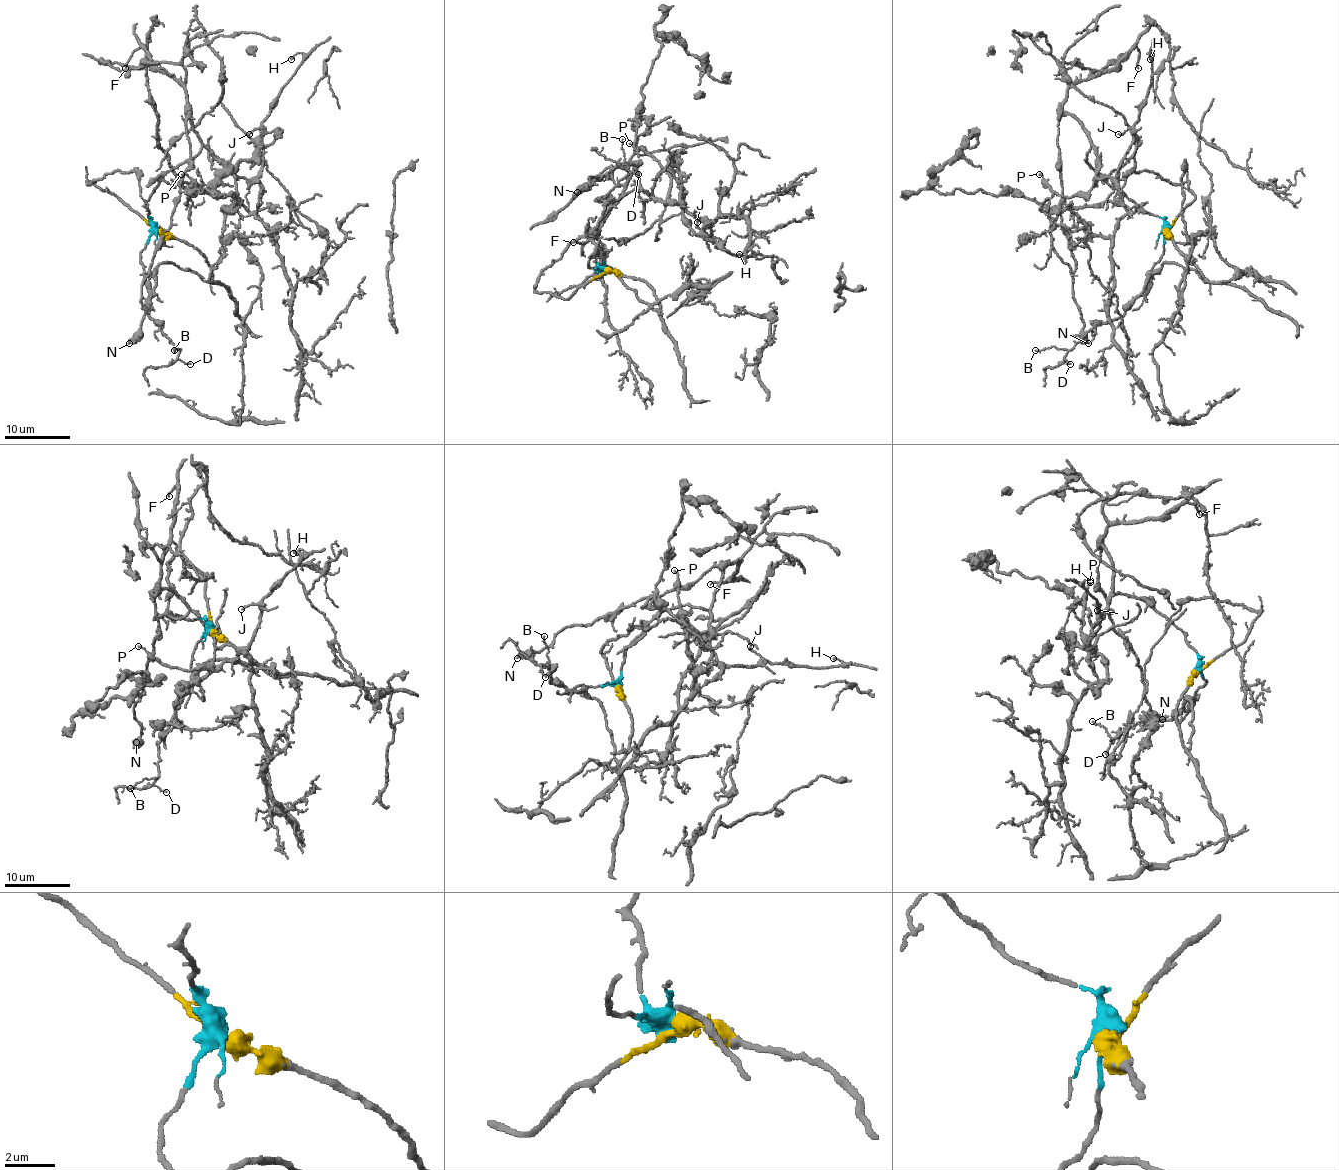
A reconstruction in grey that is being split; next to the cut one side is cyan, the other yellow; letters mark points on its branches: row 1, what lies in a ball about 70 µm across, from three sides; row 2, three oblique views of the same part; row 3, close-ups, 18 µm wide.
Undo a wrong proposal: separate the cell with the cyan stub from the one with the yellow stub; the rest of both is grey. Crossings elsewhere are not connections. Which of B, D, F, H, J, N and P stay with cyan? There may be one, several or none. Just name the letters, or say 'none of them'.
F, H, J, N, P

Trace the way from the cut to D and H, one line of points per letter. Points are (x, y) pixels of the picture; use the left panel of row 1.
D: (156, 229), (192, 245), (210, 268), (208, 280), (174, 263), (154, 275), (149, 316), (190, 363)
H: (156, 229), (146, 201), (158, 182), (205, 147), (236, 178), (258, 173), (263, 123), (302, 54), (290, 59)

